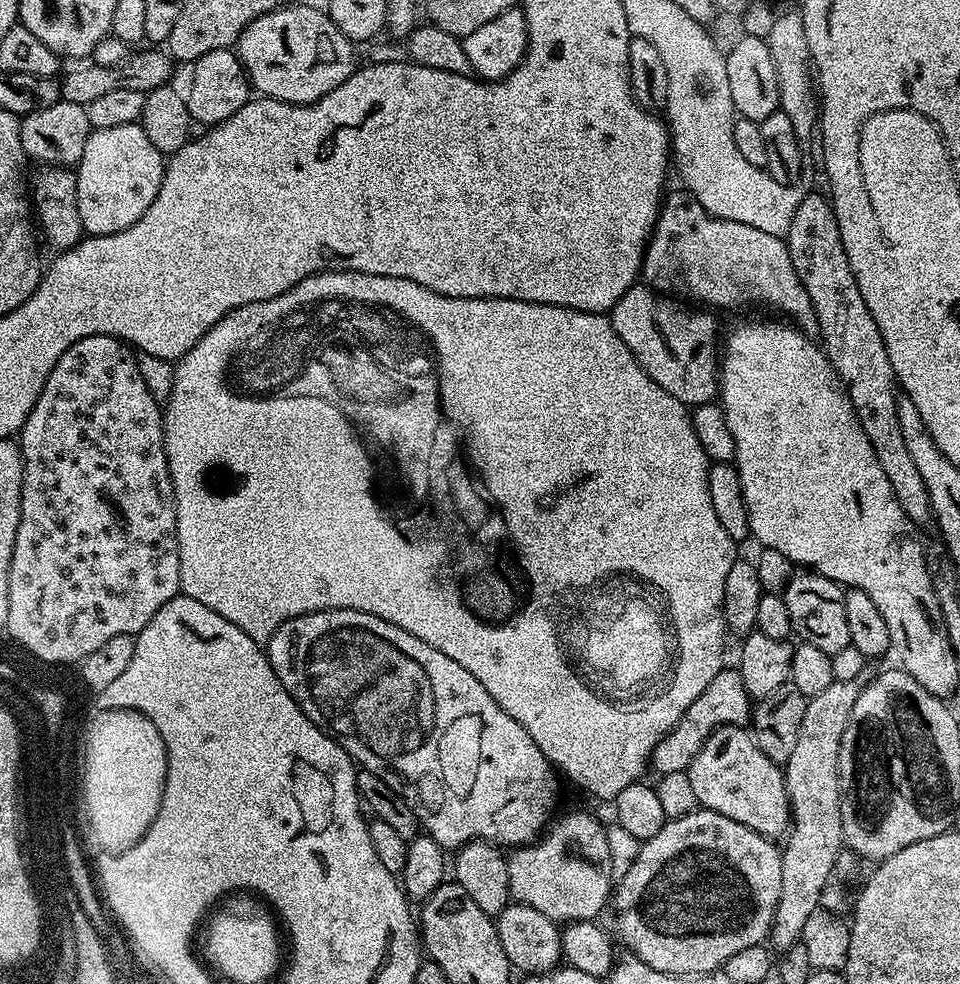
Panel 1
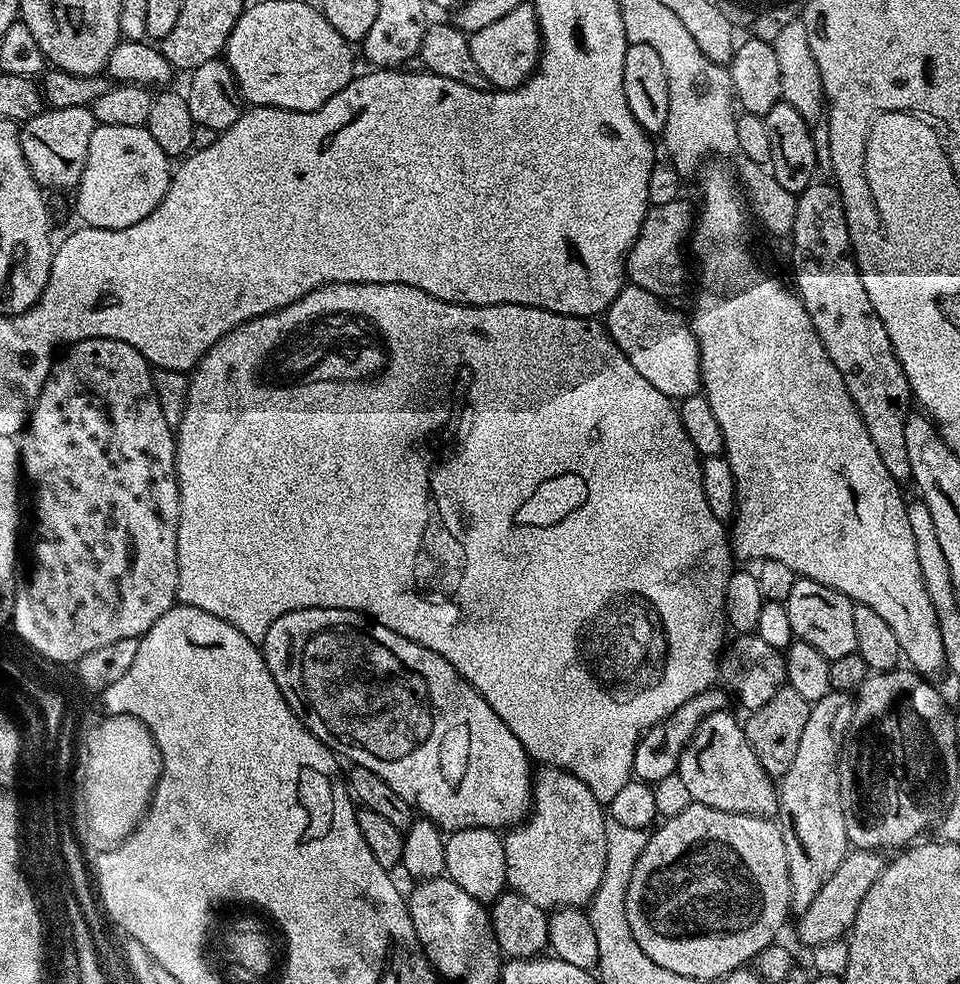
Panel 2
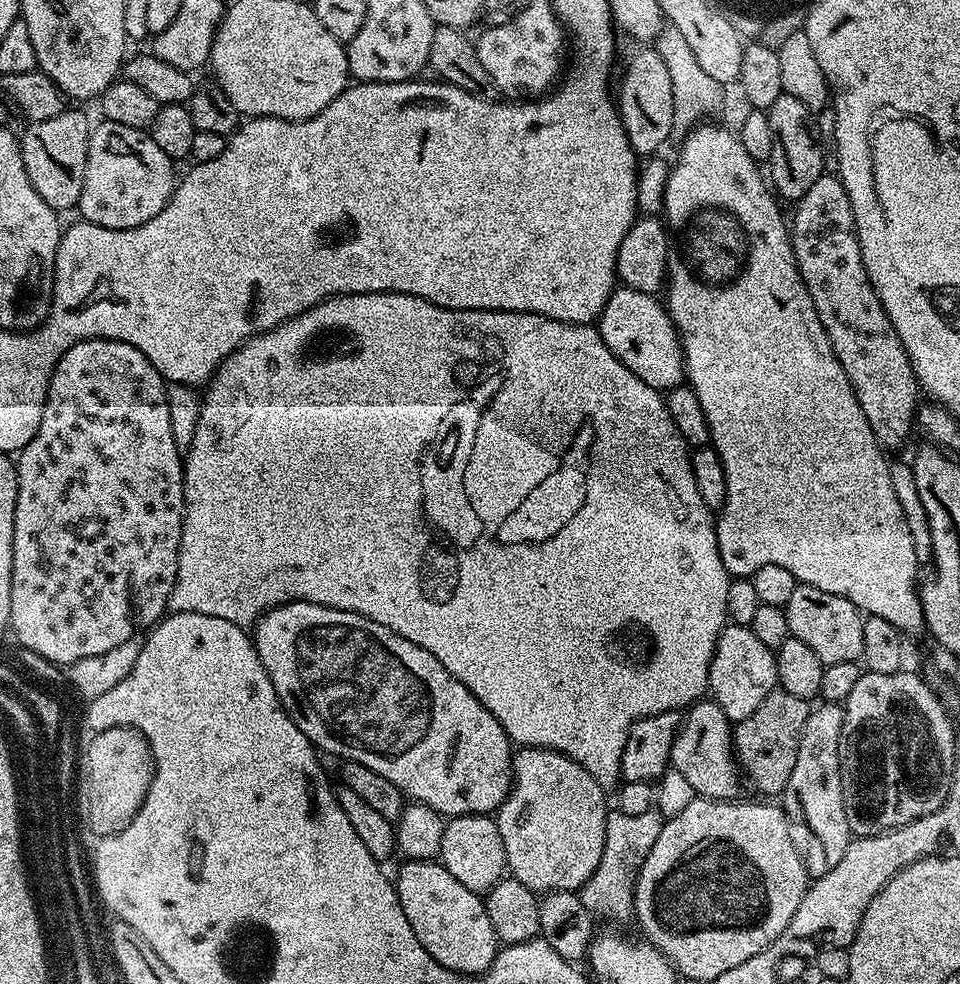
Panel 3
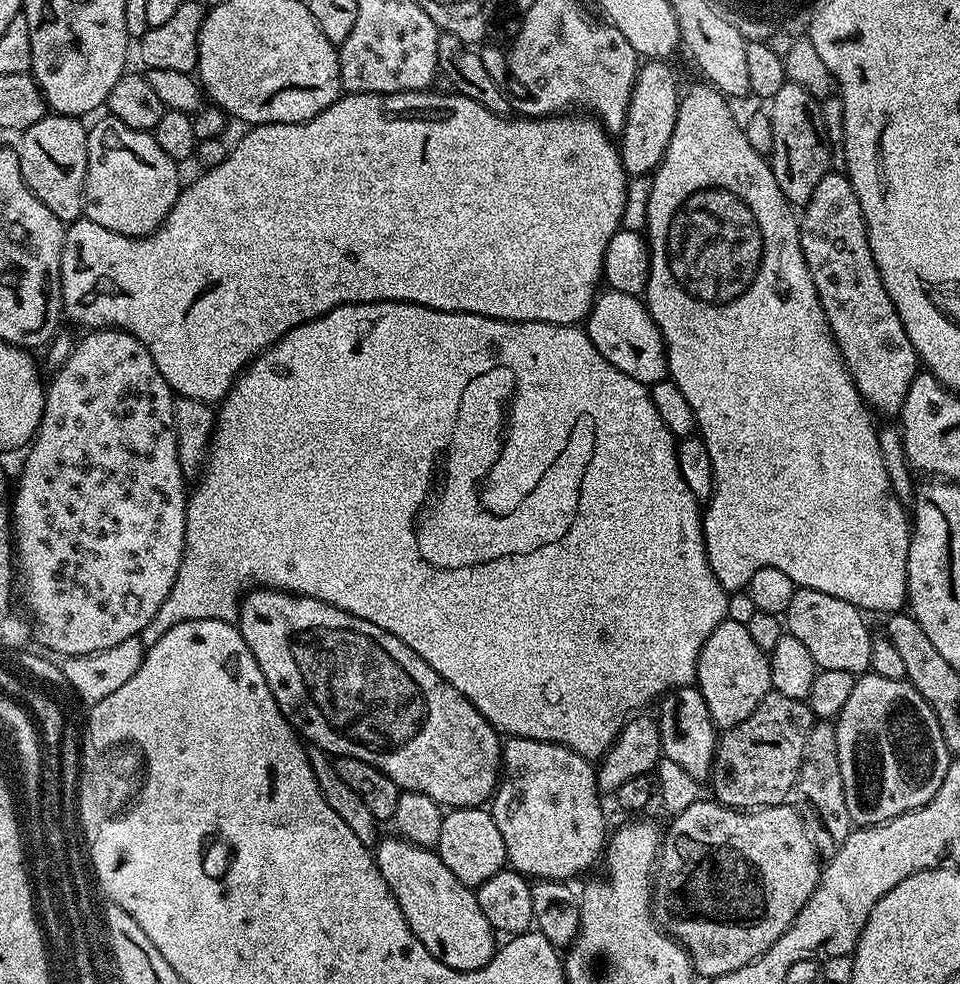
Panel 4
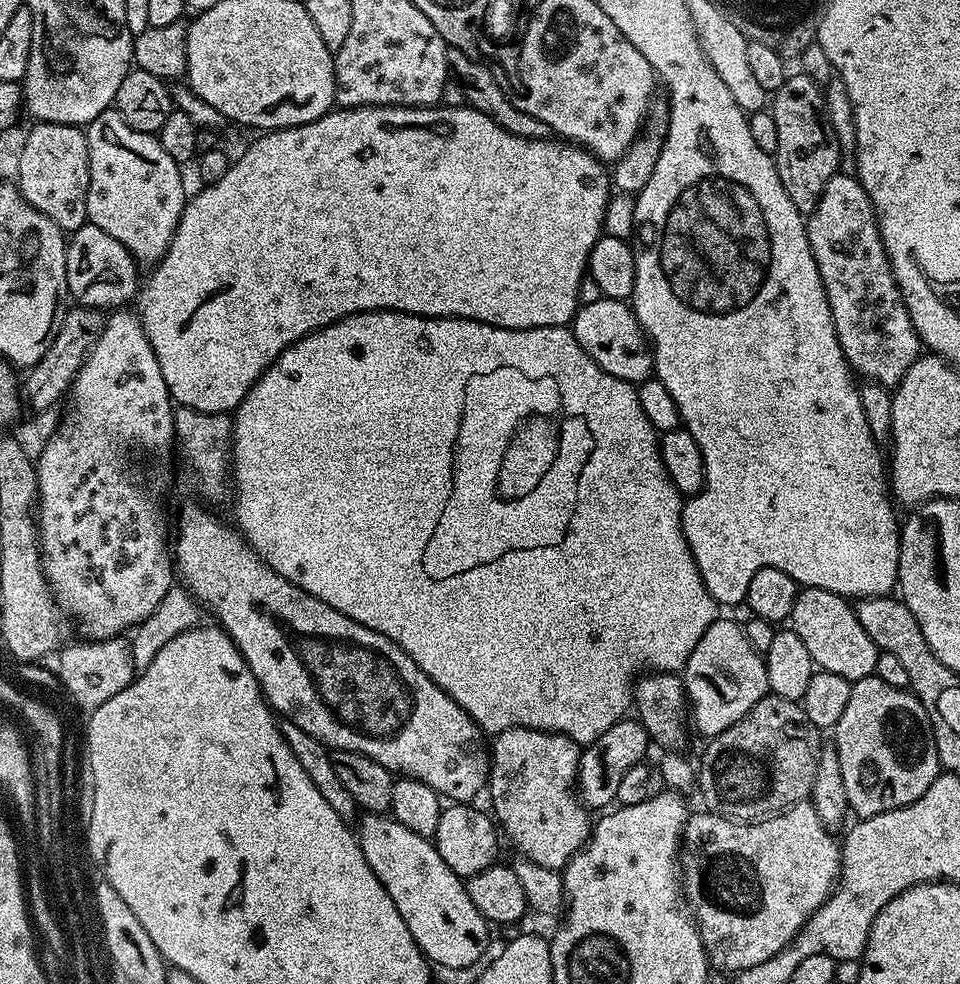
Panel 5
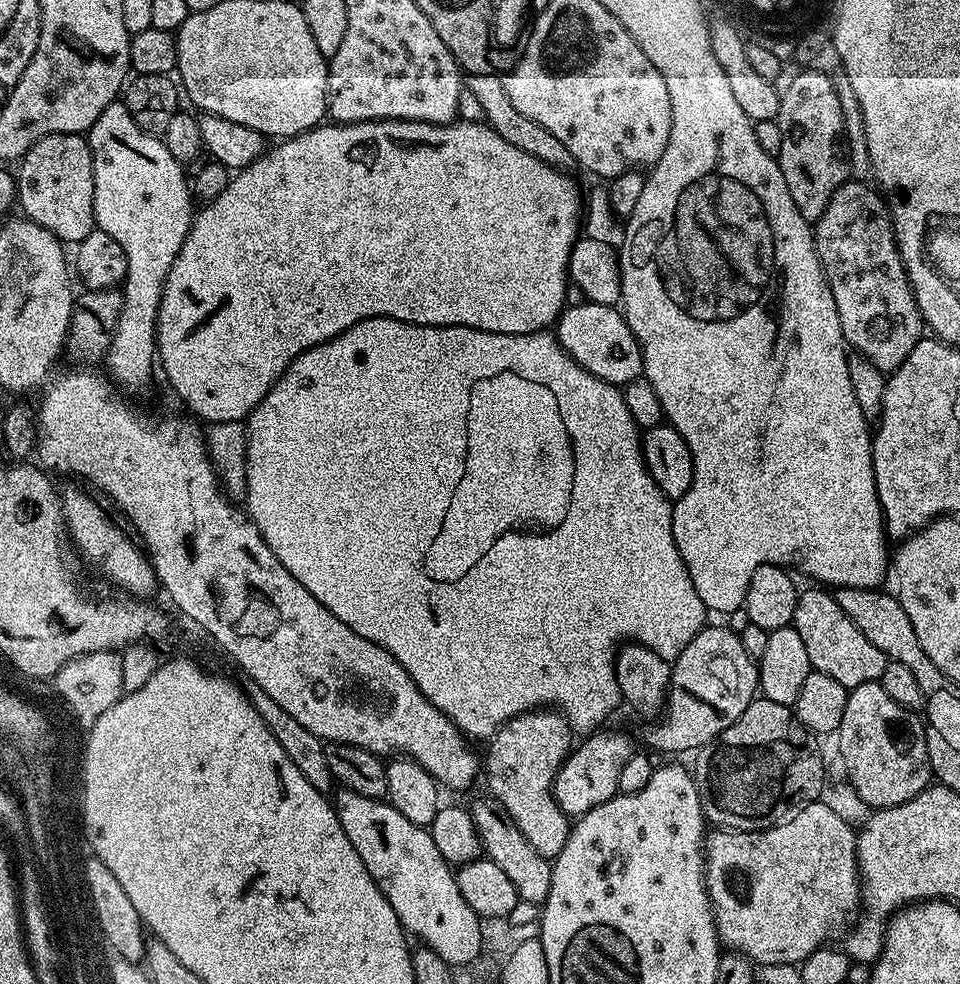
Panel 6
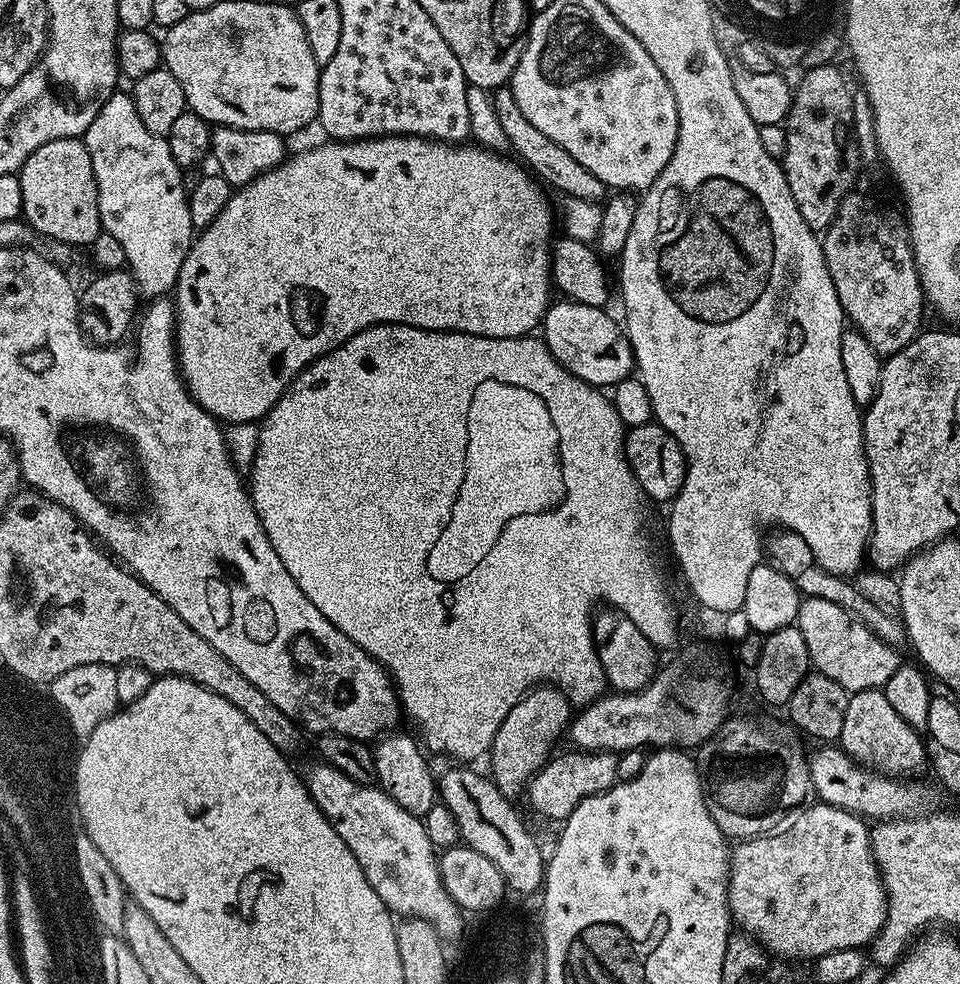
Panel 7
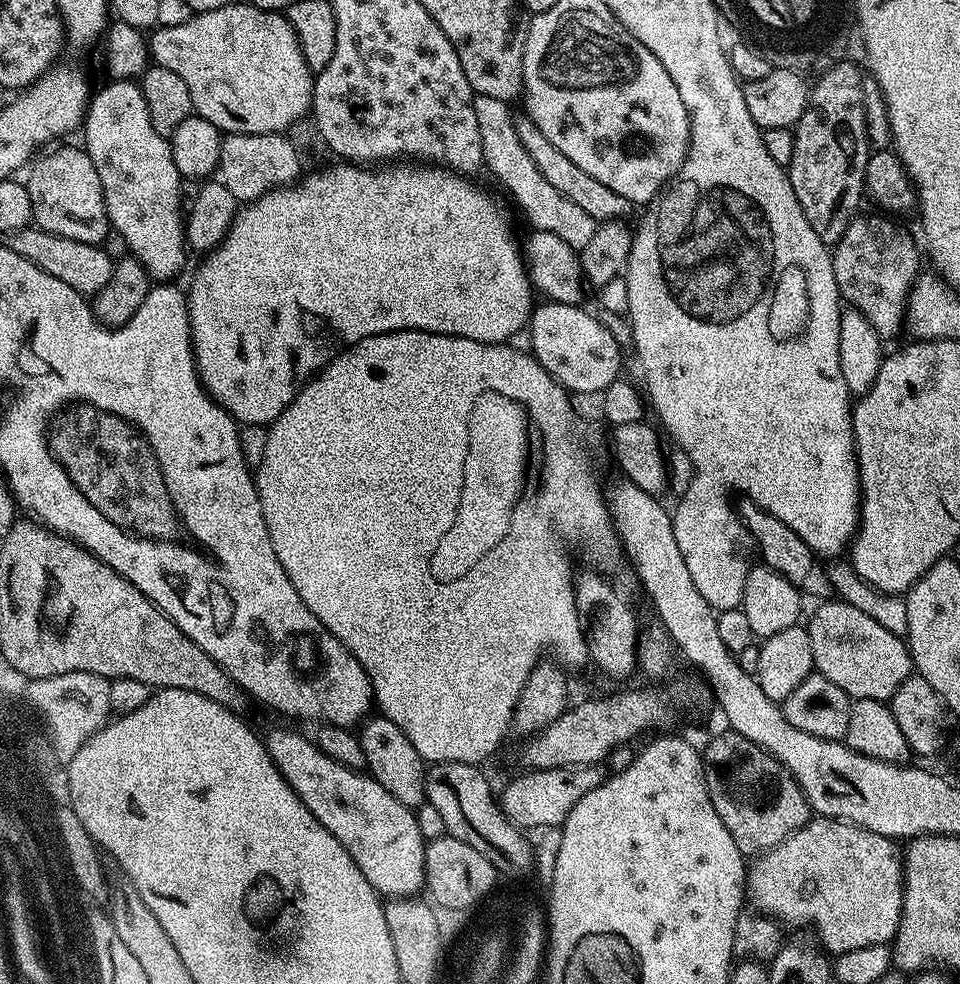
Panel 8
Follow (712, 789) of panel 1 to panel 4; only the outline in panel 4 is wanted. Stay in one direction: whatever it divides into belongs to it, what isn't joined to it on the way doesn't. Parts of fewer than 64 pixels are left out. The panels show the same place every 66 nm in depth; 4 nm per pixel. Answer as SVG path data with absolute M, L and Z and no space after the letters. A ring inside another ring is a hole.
M695 686L677 688L663 697L664 713L658 716L660 726L660 750L663 759L678 762L690 778L704 782L709 779L716 758L718 729L710 718L710 710L706 710L706 702L700 689Z

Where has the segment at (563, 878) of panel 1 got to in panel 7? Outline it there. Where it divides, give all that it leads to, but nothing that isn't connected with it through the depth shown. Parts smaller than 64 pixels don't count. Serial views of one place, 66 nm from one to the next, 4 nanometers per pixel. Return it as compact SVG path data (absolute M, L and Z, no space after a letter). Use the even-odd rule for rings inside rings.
M537 686L525 692L522 699L510 710L510 714L502 718L502 726L498 726L498 734L494 734L490 749L490 779L502 795L516 798L519 792L521 795L527 789L528 781L553 755L552 744L558 743L560 735L569 731L573 719L574 706L568 700L568 695L559 688Z

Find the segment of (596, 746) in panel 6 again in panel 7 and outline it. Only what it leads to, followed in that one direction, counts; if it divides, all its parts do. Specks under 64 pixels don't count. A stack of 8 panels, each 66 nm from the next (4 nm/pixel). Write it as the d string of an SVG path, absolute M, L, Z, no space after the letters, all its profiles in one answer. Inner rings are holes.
M571 751L565 756L553 755L528 781L526 797L528 796L529 806L548 820L557 820L557 822L567 820L574 806L578 806L578 802L582 802L587 796L604 792L617 783L616 771L619 766L617 753Z

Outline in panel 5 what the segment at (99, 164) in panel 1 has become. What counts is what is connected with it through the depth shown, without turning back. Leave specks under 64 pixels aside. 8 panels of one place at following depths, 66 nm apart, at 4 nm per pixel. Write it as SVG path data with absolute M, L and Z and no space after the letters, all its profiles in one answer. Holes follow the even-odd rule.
M115 110L98 114L86 126L86 135L90 154L86 210L90 223L122 242L141 265L155 265L164 257L184 212L181 165L162 150L153 133L134 130Z

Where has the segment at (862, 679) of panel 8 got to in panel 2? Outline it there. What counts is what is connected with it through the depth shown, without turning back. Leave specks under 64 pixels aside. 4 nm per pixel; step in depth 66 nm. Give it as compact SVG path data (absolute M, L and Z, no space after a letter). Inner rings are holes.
M797 578L783 603L789 614L793 637L806 642L806 646L814 646L814 650L818 650L818 654L822 654L829 662L846 658L846 654L856 650L854 602L846 594L830 586L822 586L822 582Z

